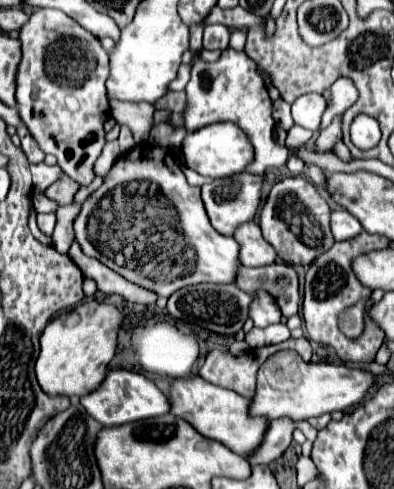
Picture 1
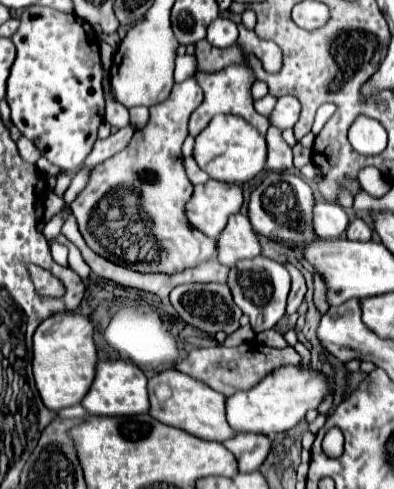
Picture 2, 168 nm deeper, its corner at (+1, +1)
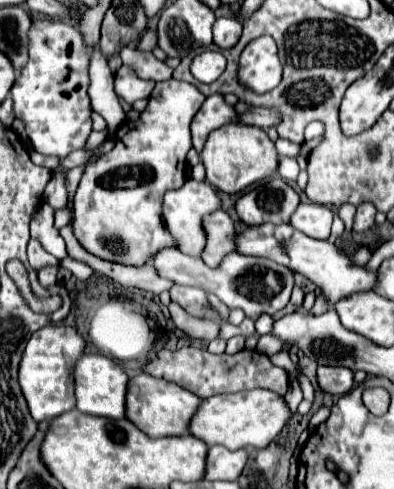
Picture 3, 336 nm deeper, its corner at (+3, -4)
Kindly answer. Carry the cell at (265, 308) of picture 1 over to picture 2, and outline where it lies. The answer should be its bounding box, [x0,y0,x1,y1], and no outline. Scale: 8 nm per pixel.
[229,256,289,332]

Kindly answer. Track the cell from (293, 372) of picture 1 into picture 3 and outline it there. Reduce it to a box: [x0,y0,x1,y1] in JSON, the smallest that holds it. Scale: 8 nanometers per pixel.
[189,389,291,451]

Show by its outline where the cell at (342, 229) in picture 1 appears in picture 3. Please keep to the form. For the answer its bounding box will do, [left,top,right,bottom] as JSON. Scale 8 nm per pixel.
[289,203,333,239]

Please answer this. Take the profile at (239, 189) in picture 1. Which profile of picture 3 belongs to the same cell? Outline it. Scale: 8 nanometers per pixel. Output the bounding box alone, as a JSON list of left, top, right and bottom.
[163,179,221,257]

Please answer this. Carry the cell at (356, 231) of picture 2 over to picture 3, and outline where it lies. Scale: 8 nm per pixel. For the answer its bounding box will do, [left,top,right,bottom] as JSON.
[353,203,377,233]

